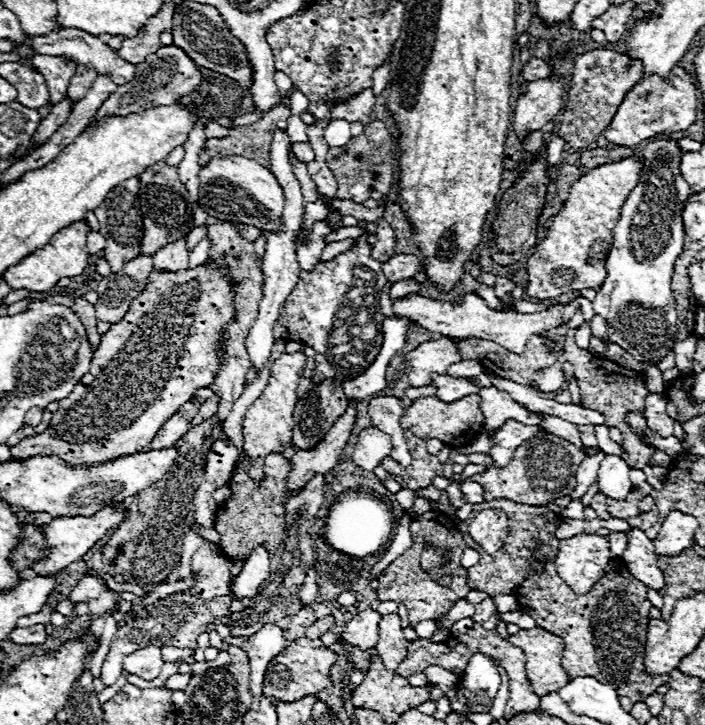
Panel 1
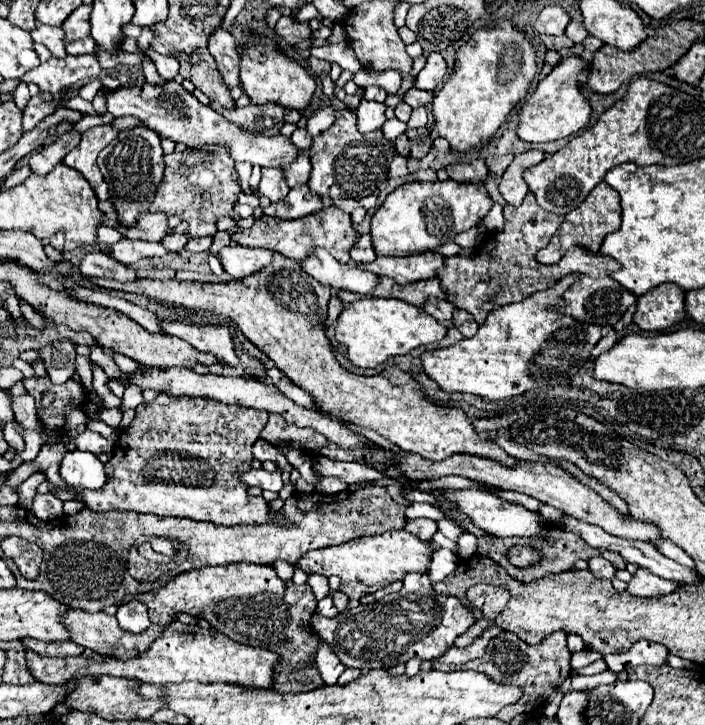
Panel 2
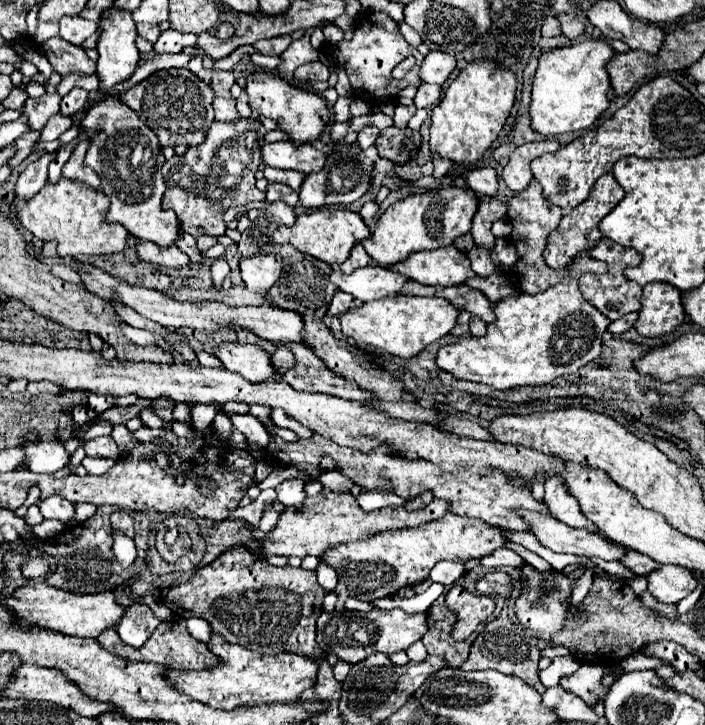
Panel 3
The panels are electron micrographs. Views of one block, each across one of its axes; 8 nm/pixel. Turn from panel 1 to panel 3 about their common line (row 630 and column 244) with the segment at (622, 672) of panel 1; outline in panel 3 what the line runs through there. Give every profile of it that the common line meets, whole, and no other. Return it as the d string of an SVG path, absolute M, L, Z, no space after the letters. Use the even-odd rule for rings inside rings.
M232 548L216 558L212 564L204 568L196 568L196 574L190 582L172 588L164 600L164 604L174 610L180 618L204 618L212 632L222 634L232 644L240 644L248 650L256 650L260 654L280 654L294 652L306 656L310 660L322 662L326 652L316 642L316 620L322 614L322 600L326 590L316 582L316 574L304 568L276 568L266 564L266 560L258 560L246 548Z

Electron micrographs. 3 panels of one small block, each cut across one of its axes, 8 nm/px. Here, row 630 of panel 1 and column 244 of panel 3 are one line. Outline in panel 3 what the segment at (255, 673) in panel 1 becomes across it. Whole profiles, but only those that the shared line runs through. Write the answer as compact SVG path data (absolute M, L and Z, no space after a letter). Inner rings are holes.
M258 254L240 260L240 276L254 292L268 292L282 274L282 260L278 254Z

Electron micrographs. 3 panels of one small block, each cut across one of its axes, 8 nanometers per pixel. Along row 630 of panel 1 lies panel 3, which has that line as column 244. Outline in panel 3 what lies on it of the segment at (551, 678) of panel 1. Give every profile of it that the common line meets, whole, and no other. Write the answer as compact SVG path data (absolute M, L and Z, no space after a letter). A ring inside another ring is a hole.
M322 490L320 494L306 498L302 508L294 508L288 506L282 516L278 518L278 524L274 526L274 530L270 532L262 532L260 528L254 528L250 522L246 522L244 518L238 520L222 520L222 522L212 522L208 518L196 518L202 536L206 540L206 554L200 562L200 566L206 566L210 562L214 562L220 554L224 554L226 550L234 548L234 546L244 546L250 552L254 552L256 556L298 556L298 558L306 558L306 556L322 556L330 546L342 544L342 542L350 542L350 540L366 540L382 530L396 530L396 528L414 528L420 524L426 524L430 520L436 520L440 516L446 514L448 504L444 504L444 500L432 500L426 508L416 510L416 512L408 512L404 506L398 508L380 508L374 512L364 512L356 498L348 492L332 492L332 490Z

